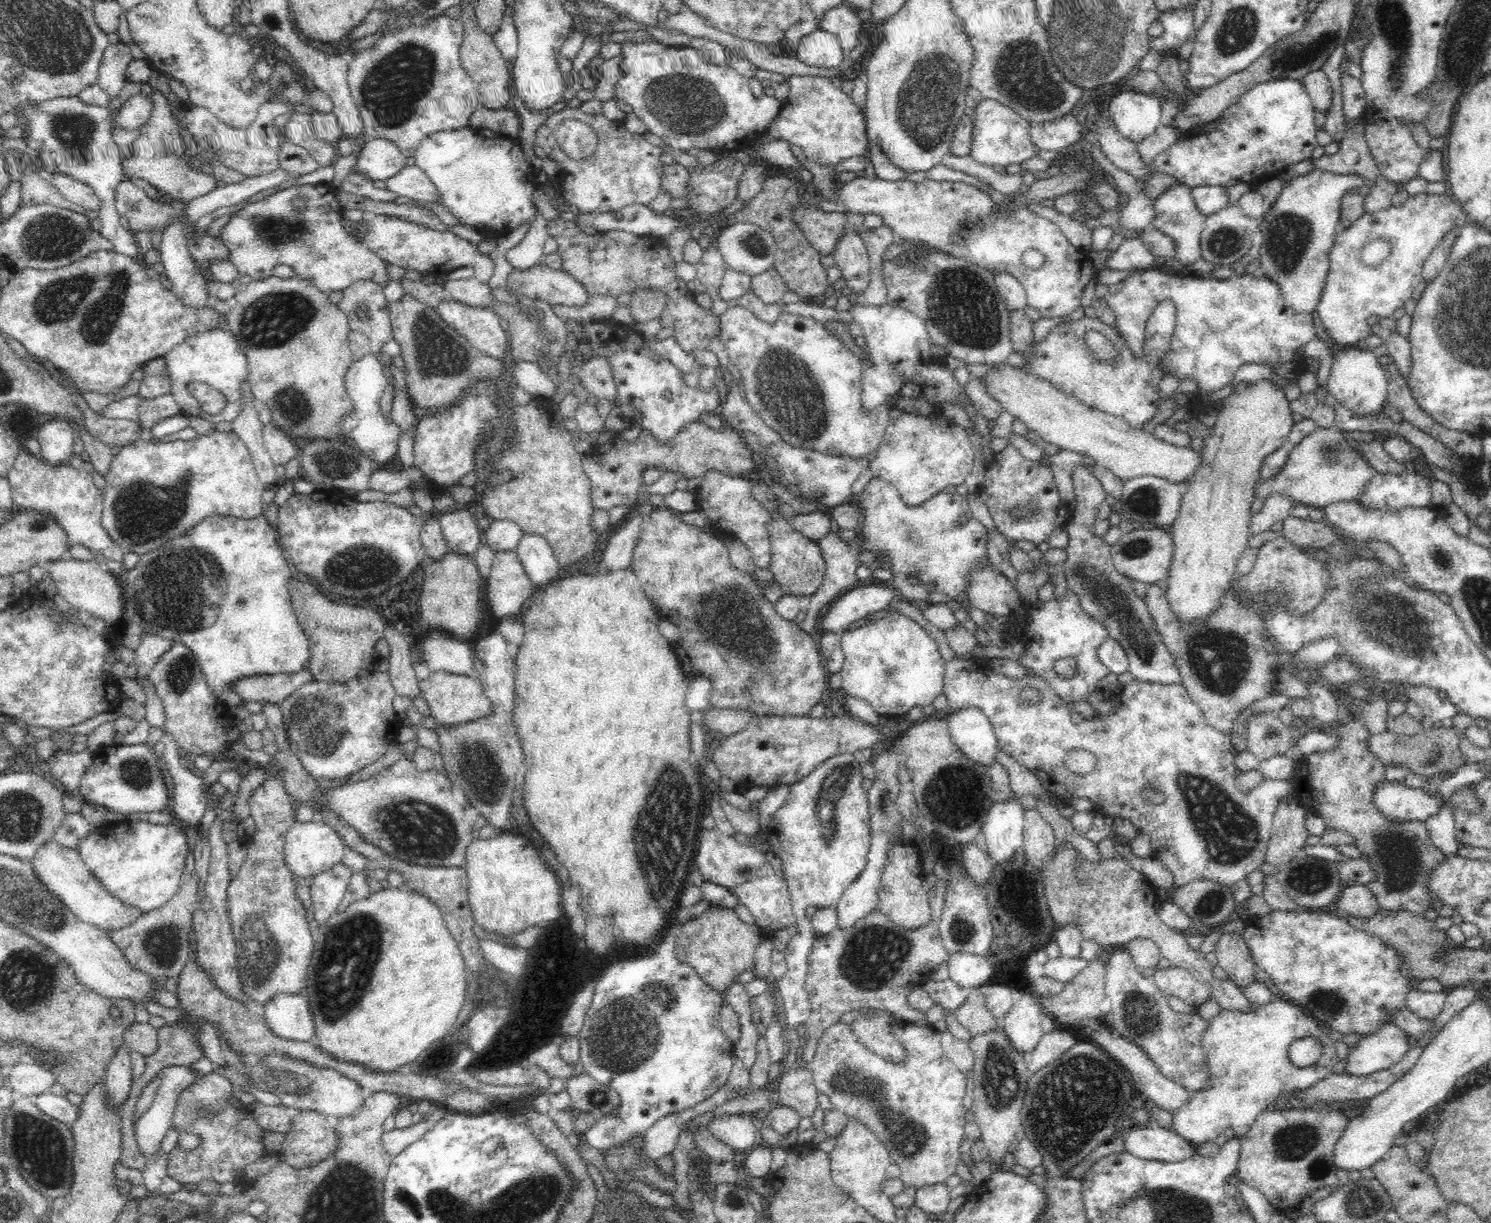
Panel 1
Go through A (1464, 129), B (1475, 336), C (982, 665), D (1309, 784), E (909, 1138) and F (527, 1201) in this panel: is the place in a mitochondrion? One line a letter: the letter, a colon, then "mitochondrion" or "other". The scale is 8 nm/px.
A: other
B: mitochondrion
C: other
D: other
E: mitochondrion
F: mitochondrion

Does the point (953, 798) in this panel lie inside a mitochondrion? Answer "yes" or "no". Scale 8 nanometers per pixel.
yes

